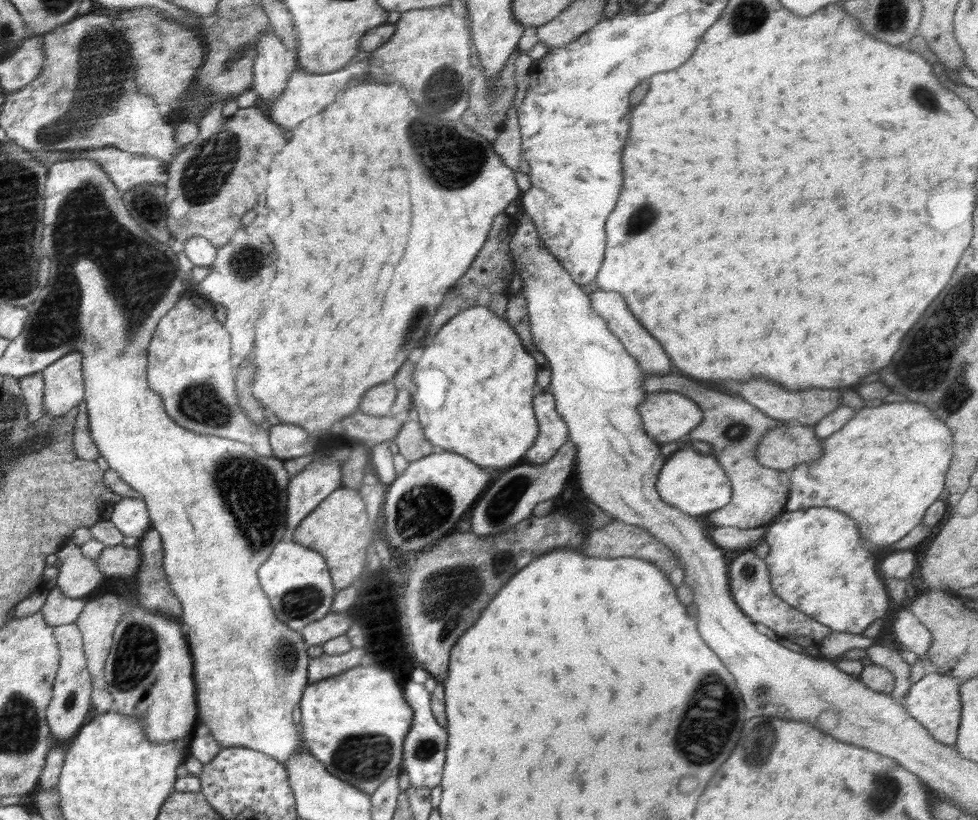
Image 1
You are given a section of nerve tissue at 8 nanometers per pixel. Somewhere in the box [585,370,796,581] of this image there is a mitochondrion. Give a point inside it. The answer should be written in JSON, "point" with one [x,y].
{"point":[737,431]}

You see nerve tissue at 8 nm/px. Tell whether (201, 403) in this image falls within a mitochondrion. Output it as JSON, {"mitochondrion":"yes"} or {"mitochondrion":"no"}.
{"mitochondrion":"yes"}

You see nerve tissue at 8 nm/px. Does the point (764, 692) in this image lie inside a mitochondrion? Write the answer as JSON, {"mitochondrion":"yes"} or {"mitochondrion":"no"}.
{"mitochondrion":"yes"}

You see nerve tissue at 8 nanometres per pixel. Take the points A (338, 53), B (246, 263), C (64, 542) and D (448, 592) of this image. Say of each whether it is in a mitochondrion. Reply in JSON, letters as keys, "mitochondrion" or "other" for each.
{"A":"other","B":"mitochondrion","C":"other","D":"mitochondrion"}

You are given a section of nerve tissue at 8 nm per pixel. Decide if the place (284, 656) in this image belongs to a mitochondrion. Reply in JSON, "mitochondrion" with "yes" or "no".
{"mitochondrion":"yes"}

